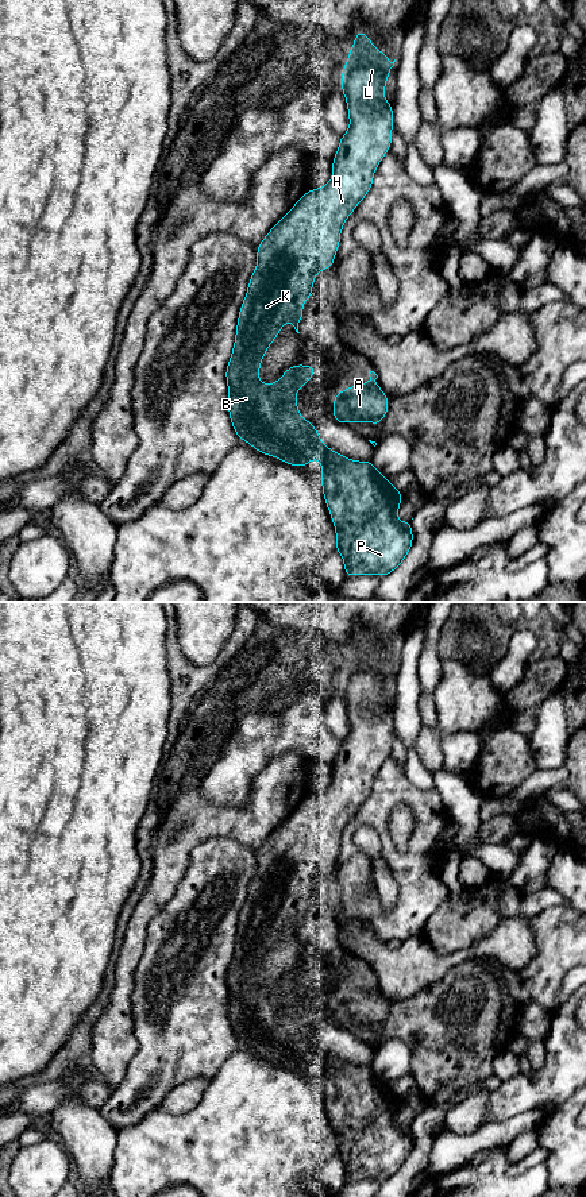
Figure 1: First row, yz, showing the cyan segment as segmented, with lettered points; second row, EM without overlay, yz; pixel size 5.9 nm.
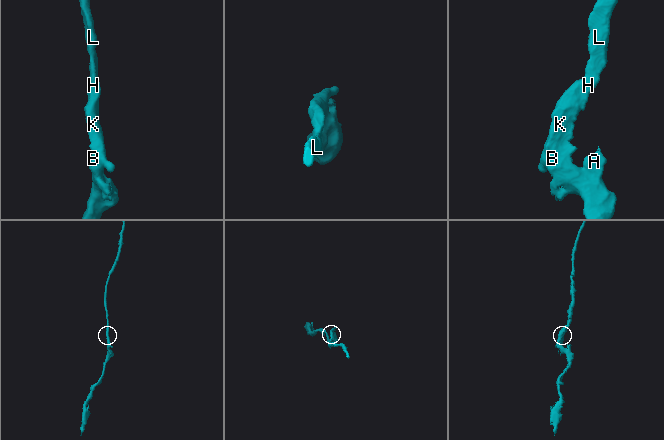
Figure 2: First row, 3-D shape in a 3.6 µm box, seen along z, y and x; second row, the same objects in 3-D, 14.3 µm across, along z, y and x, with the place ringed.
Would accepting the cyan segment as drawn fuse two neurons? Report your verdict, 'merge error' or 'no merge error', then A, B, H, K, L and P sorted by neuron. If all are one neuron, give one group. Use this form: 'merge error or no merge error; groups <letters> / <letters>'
no merge error; groups A B H K L P

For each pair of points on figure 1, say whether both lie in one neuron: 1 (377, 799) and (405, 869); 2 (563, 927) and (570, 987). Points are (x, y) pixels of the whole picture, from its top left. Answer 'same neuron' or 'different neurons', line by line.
1: same neuron
2: different neurons

